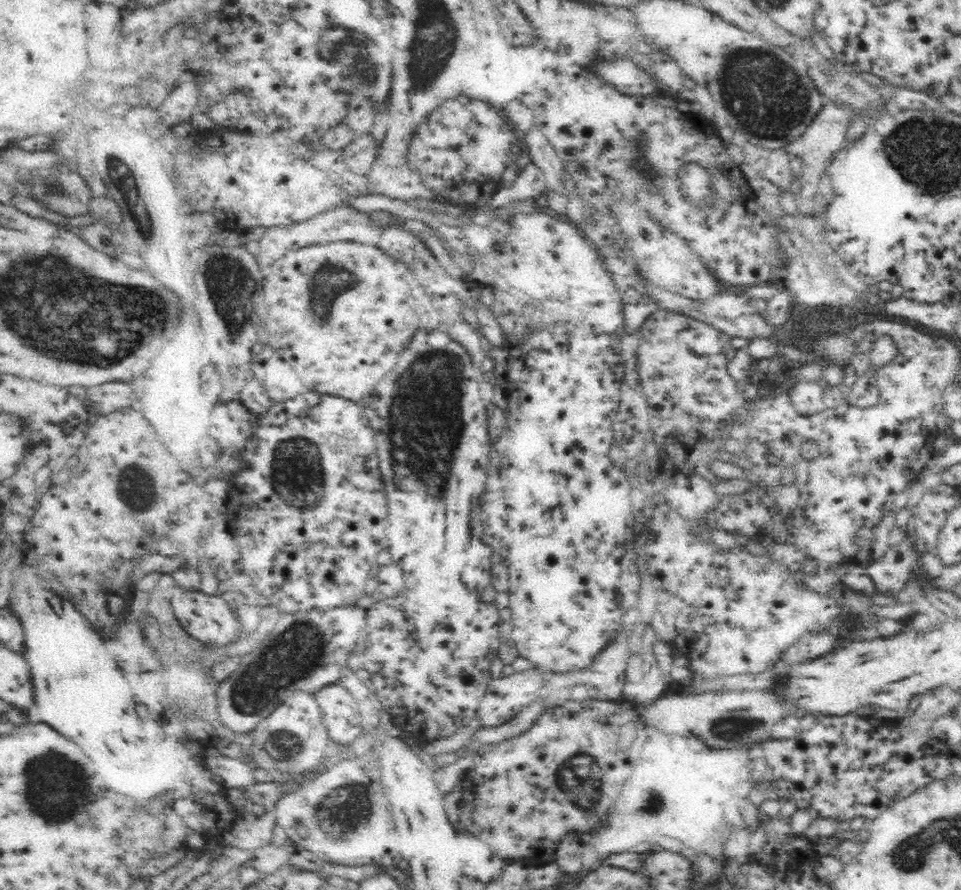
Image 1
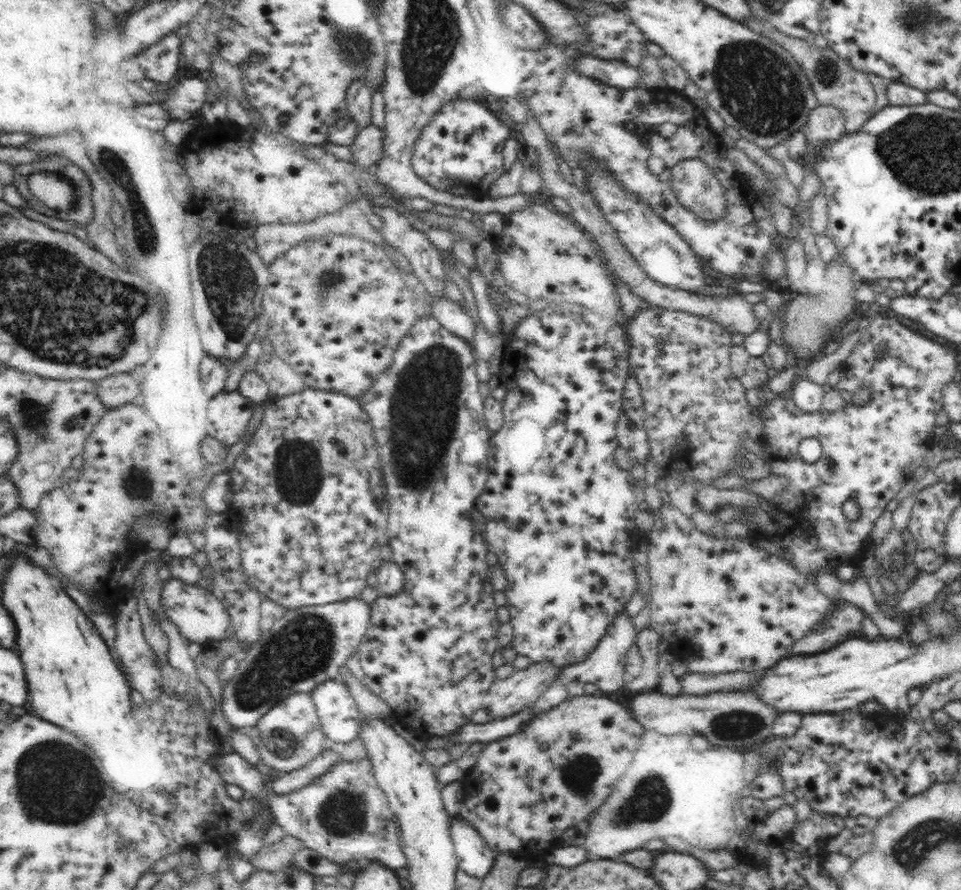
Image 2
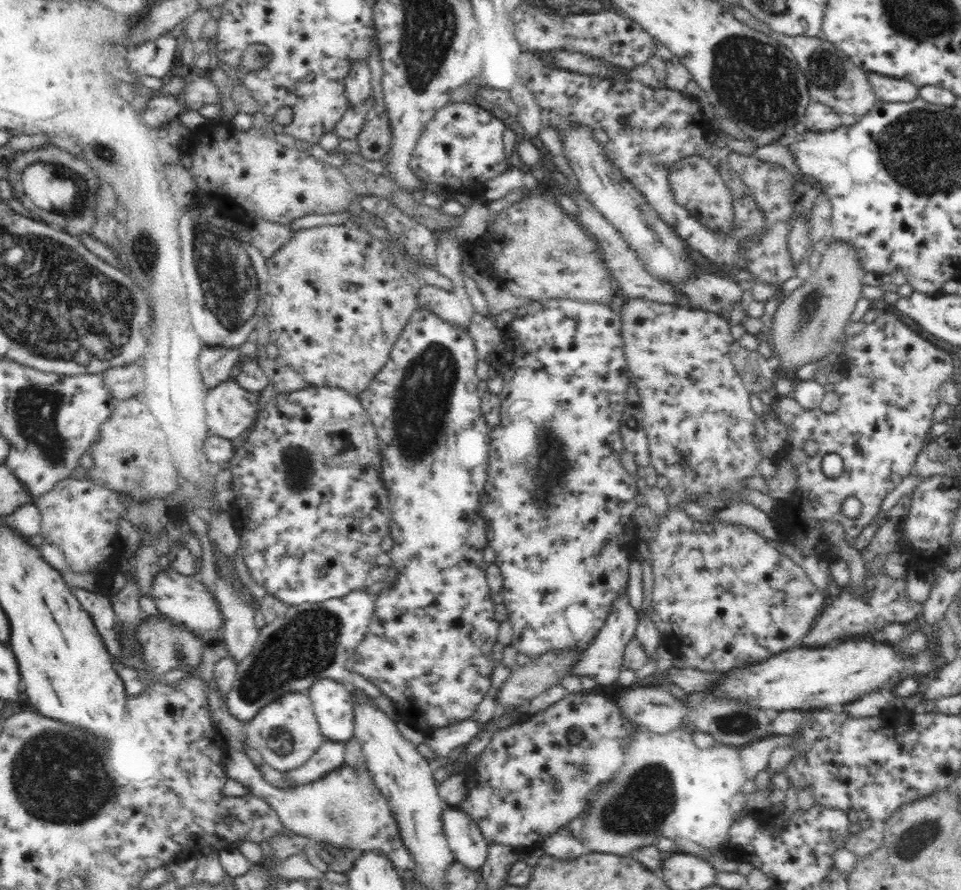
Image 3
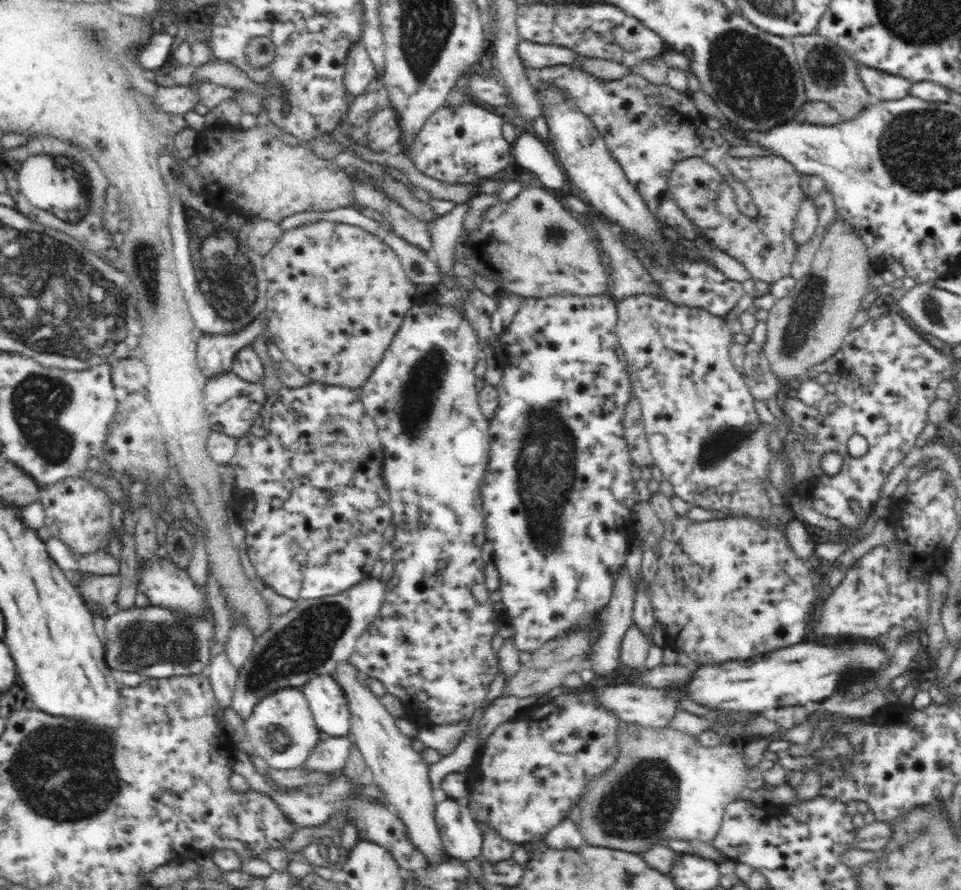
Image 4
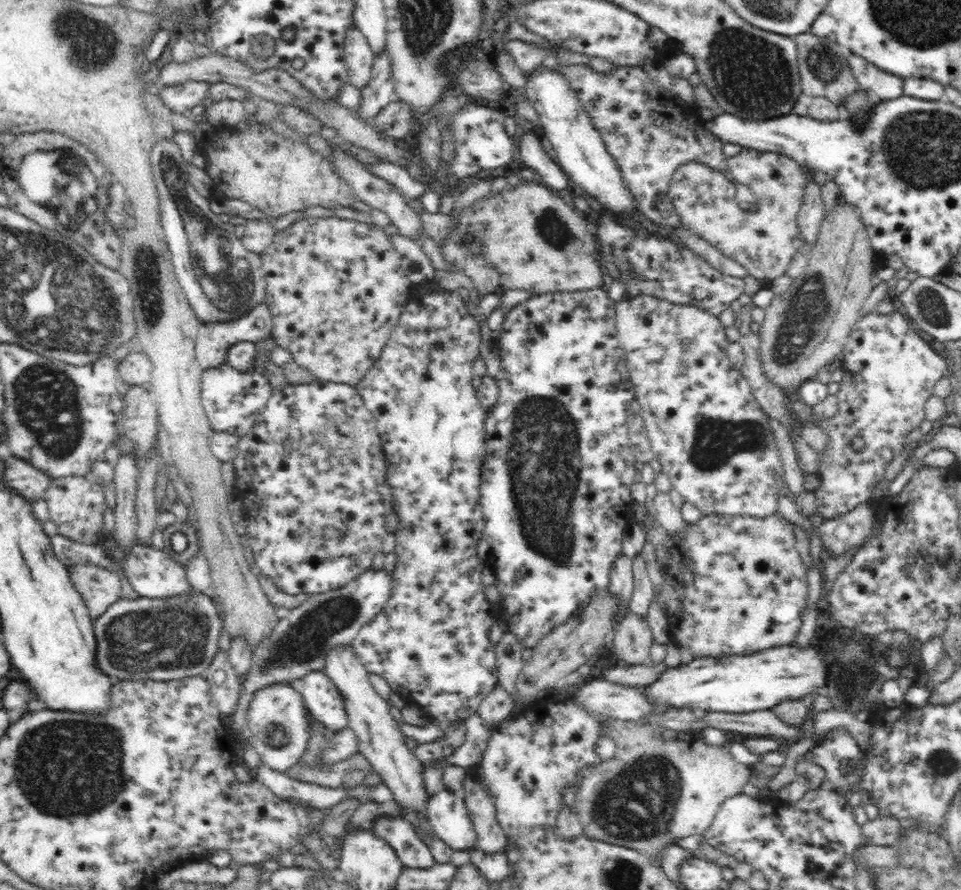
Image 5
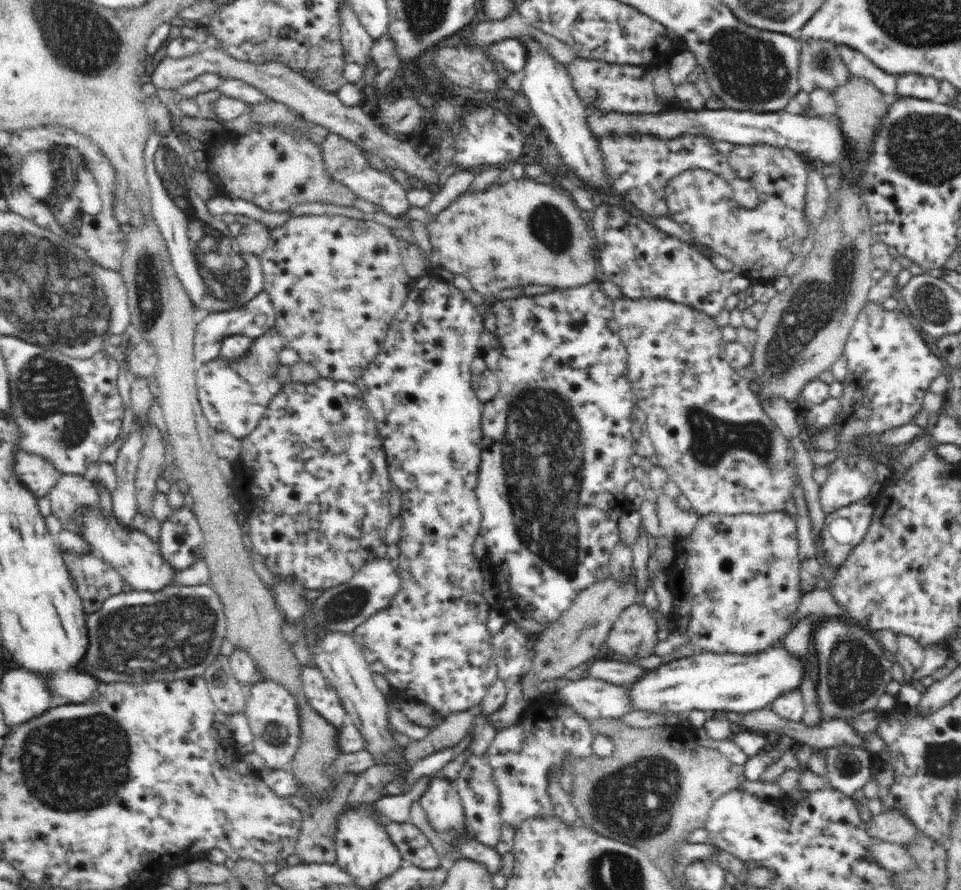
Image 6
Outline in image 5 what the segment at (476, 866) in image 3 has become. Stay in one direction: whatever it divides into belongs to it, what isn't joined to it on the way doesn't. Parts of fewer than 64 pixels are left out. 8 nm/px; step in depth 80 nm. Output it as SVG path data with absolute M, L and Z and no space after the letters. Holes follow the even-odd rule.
M439 791L430 796L425 811L432 832L452 850L477 848L474 823L460 793Z

